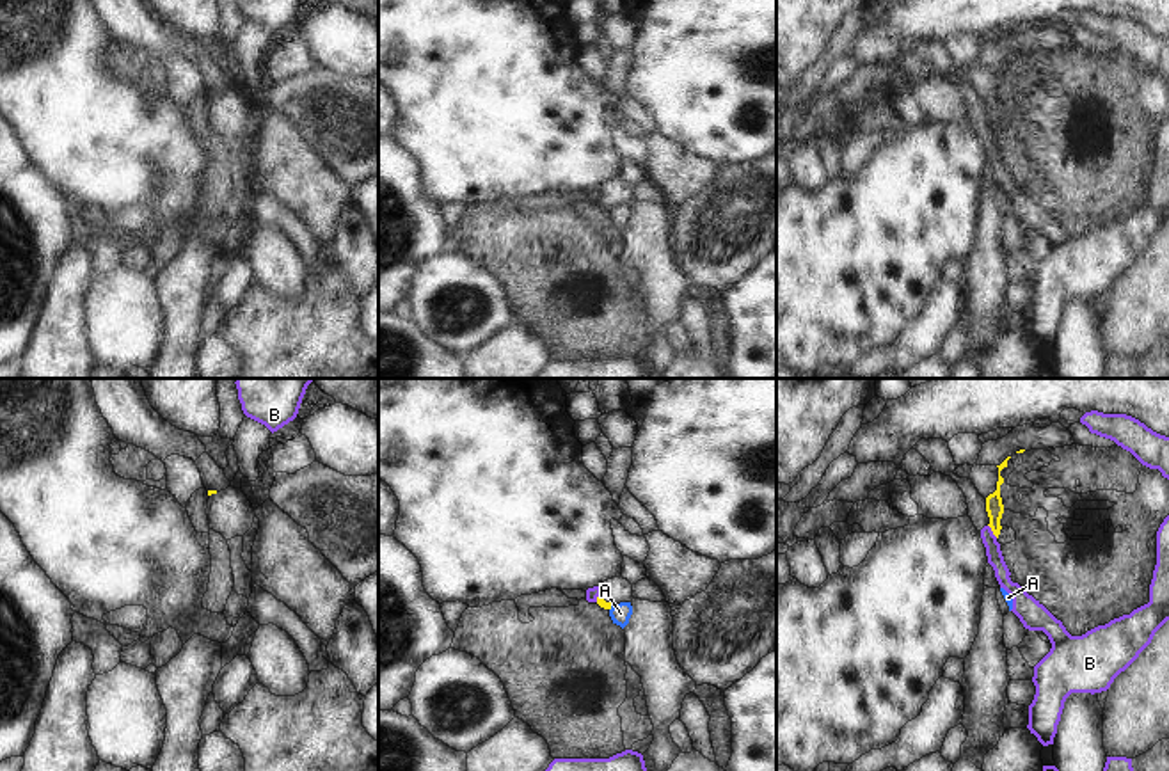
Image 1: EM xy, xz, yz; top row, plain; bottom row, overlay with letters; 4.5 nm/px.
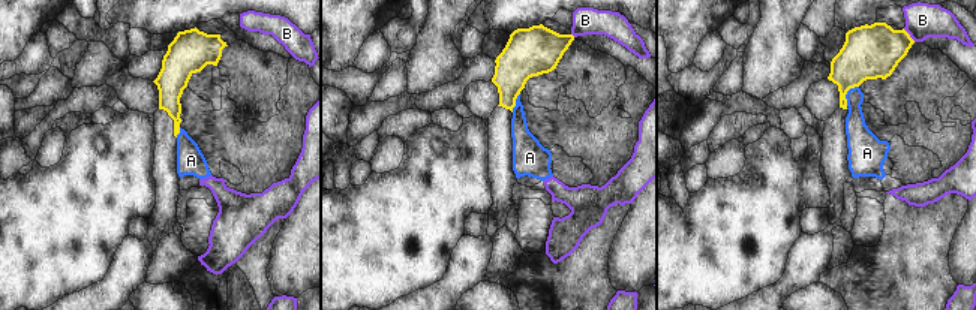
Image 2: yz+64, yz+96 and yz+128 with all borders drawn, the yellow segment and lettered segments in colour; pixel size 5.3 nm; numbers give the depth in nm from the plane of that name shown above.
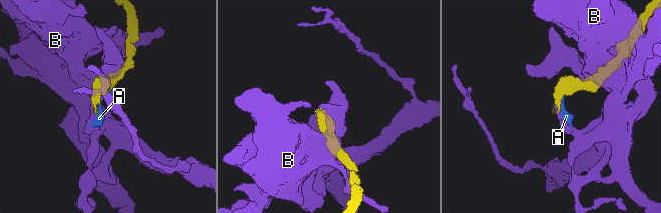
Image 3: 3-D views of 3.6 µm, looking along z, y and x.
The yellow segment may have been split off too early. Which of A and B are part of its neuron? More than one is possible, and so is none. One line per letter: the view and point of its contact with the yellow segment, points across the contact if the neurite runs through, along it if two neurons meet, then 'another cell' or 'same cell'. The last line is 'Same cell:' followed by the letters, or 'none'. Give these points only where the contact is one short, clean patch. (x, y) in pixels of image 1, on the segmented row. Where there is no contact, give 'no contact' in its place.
A: meets yellow in xz at (610, 608); border along xz (613, 604), (610, 610); another cell
B: meets yellow in yz at (992, 530); another cell
Same cell: none

